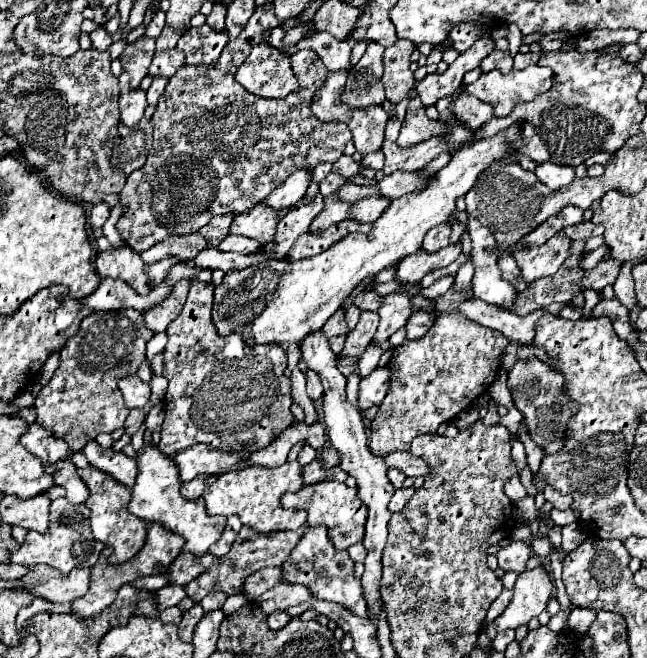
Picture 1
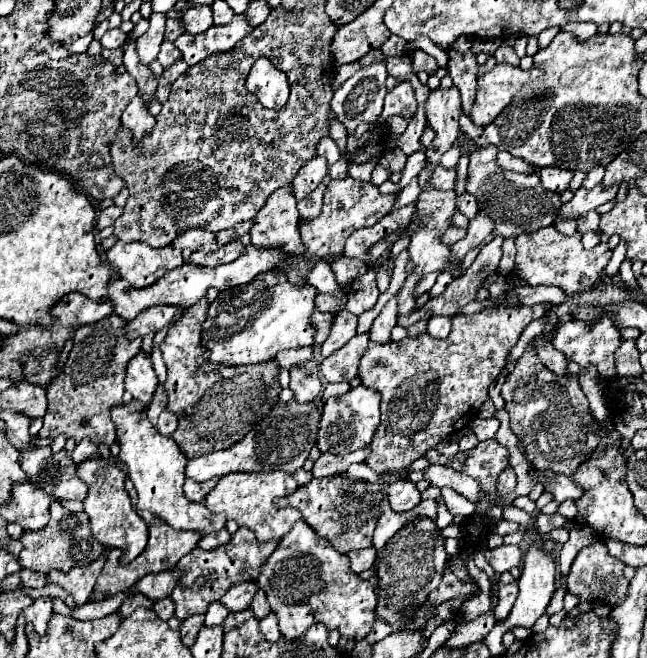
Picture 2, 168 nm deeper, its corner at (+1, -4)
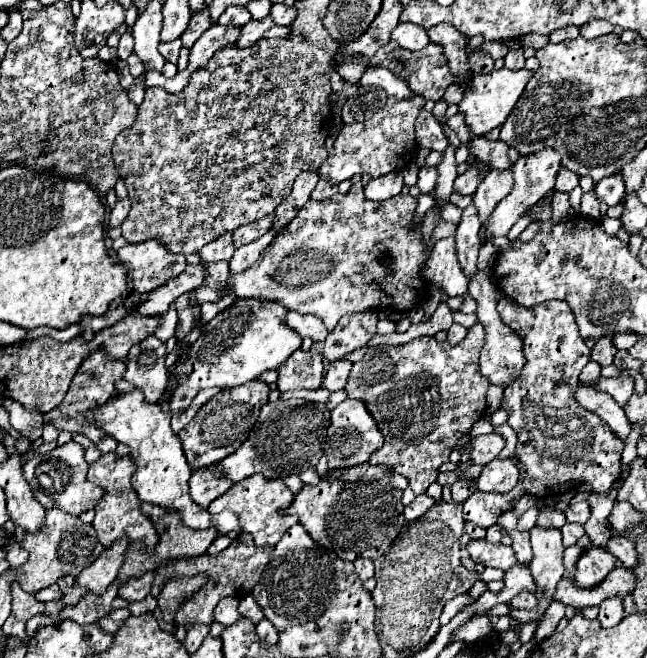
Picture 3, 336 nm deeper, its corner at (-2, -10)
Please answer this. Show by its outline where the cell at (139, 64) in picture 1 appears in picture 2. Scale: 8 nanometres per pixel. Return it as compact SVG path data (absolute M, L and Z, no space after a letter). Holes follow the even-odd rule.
M151 13L149 29L137 39L137 53L145 65L149 65L153 59L157 59L159 47L165 39L165 21L167 21L165 13Z

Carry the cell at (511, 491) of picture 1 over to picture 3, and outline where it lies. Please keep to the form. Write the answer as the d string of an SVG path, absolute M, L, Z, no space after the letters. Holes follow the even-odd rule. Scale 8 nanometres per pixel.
M494 459L484 467L478 479L478 489L490 493L508 493L514 489L516 483L518 483L516 463L510 459Z

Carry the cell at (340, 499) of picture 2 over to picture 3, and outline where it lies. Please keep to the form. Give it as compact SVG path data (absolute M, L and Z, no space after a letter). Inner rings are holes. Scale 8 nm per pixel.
M368 463L350 467L350 469L334 469L318 485L304 485L302 491L296 495L296 503L292 503L288 509L284 510L284 513L298 515L300 523L304 525L308 535L312 535L312 539L318 545L334 551L340 559L354 561L358 557L368 557L368 559L376 561L384 555L384 551L390 547L390 543L396 539L396 535L400 533L400 529L406 523L402 519L402 509L404 509L404 505L400 503L402 491L392 487L390 477L386 475L386 469L388 467L384 467L384 465L374 467Z

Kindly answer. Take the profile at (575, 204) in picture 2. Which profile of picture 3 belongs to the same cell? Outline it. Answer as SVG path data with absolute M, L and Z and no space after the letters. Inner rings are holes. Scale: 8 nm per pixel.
M620 173L618 175L610 175L608 179L602 179L594 189L596 189L598 201L606 203L608 207L616 205L626 193L626 187L624 187L624 181L622 181Z

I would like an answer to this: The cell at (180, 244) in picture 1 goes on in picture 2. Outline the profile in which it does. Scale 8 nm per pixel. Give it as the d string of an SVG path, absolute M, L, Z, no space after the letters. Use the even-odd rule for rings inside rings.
M199 229L199 231L187 231L183 233L179 239L173 241L173 247L179 247L179 249L193 249L193 251L203 251L203 253L211 253L215 249L219 249L217 245L217 235L207 231L207 229Z

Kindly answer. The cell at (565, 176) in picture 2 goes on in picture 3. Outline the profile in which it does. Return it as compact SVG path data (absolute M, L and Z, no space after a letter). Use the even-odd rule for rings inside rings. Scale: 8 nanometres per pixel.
M560 169L558 175L556 175L556 185L554 185L554 189L556 189L556 191L570 193L574 187L578 187L578 175L574 175L574 173L568 171L568 169Z

